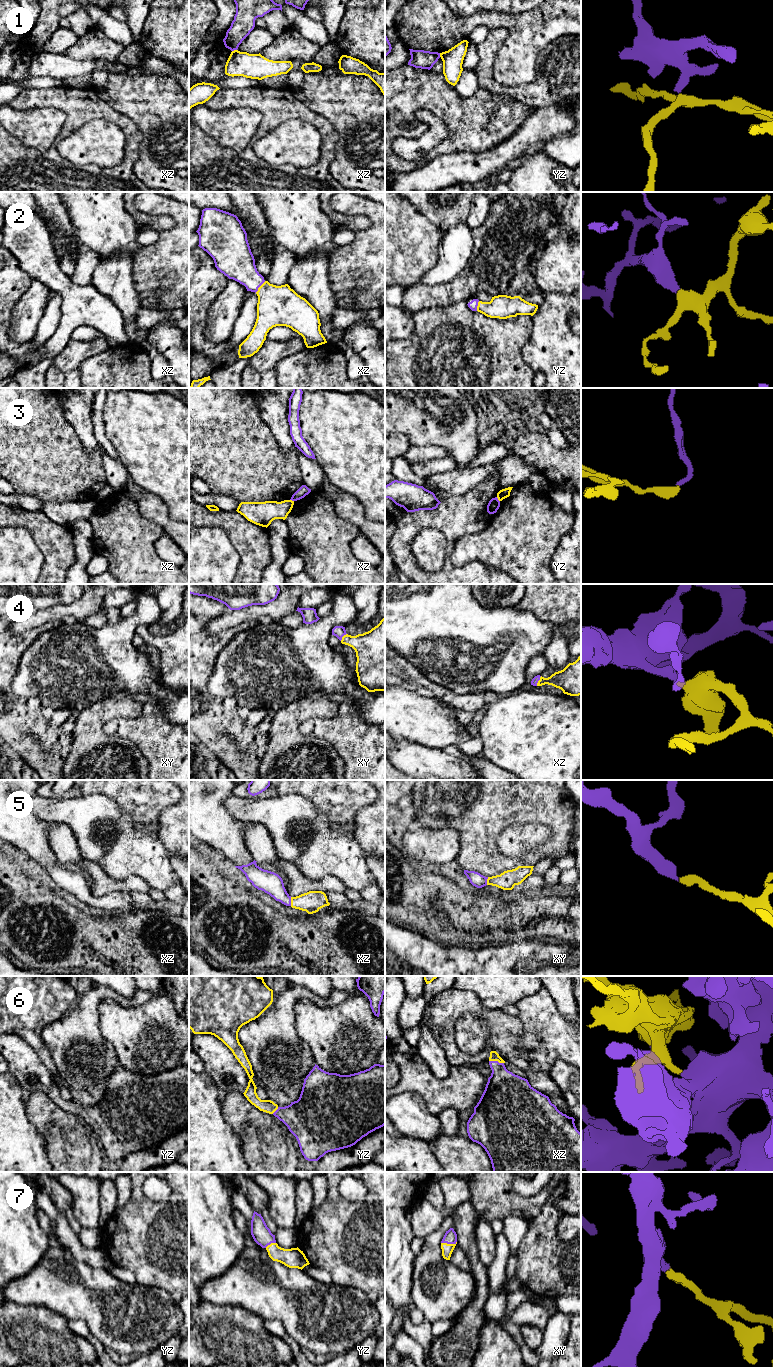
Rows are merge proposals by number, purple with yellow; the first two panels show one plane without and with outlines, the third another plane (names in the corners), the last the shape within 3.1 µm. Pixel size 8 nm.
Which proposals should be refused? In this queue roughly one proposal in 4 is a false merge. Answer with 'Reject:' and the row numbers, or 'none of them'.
Reject: 1, 3

